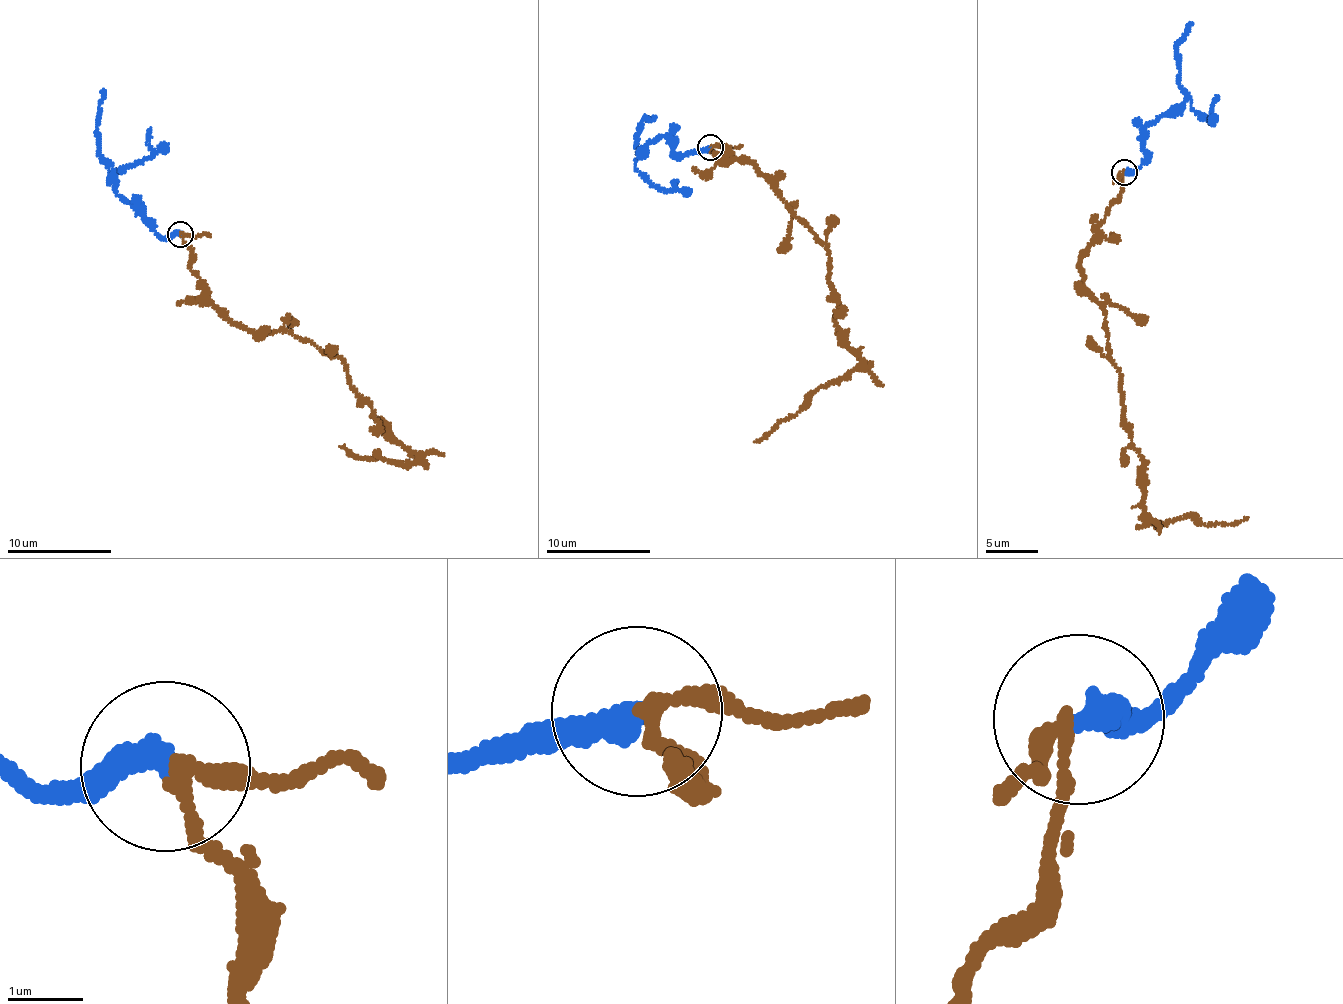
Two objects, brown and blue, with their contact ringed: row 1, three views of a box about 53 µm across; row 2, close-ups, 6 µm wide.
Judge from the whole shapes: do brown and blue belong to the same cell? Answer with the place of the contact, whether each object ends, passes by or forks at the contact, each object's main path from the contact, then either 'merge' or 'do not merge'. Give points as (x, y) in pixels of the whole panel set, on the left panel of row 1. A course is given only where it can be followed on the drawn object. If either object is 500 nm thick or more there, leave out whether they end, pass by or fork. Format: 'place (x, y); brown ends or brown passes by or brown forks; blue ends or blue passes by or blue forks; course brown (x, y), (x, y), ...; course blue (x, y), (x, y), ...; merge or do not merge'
place (180, 234); brown passes by; blue ends; course brown (180, 234), (206, 295), (239, 325), (279, 329), (344, 361), (356, 397), (416, 455), (392, 463), (339, 446); course blue (180, 234), (157, 234), (121, 198), (110, 165), (109, 171), (131, 167), (146, 158), (151, 147), (150, 127); do not merge

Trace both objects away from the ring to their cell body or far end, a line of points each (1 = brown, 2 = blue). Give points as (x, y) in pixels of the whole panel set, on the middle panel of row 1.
1: (711, 146), (715, 158), (757, 165), (824, 243), (839, 307), (839, 334), (862, 361), (754, 442)
2: (711, 146), (677, 154), (660, 136), (635, 165), (652, 184), (667, 189), (677, 182)

